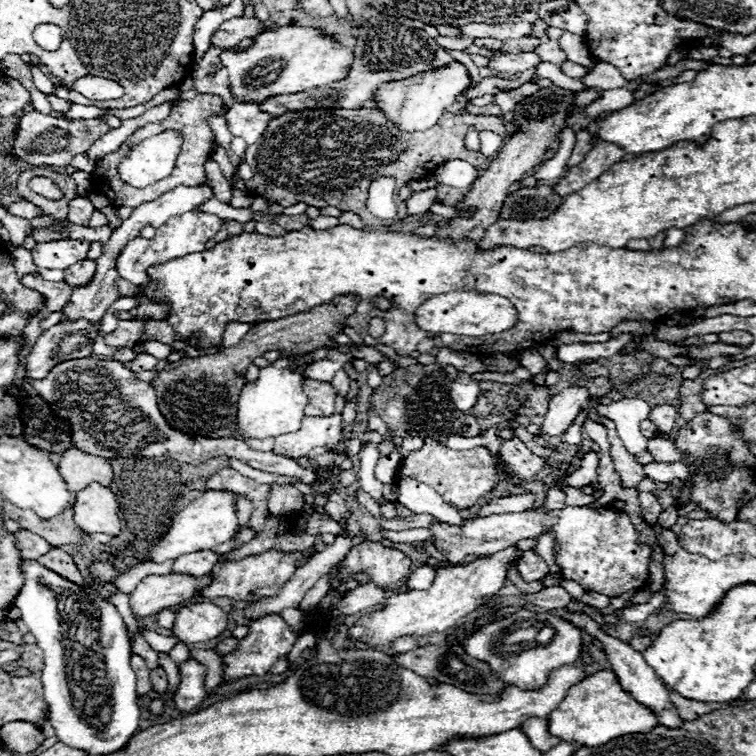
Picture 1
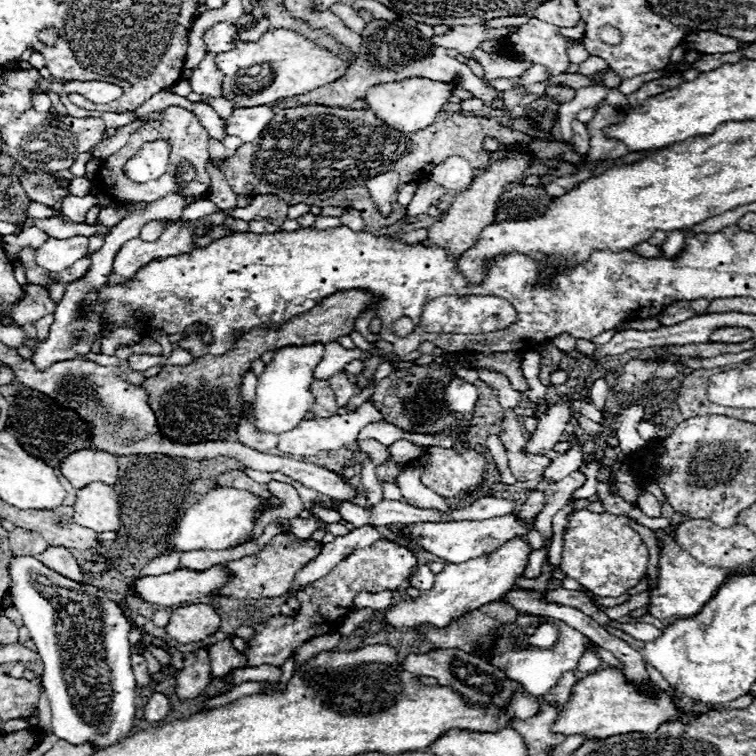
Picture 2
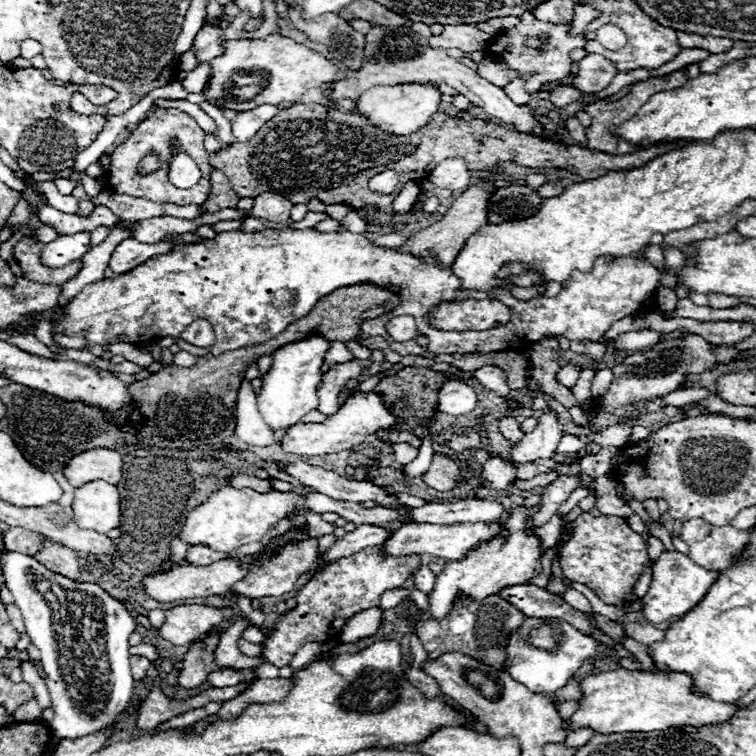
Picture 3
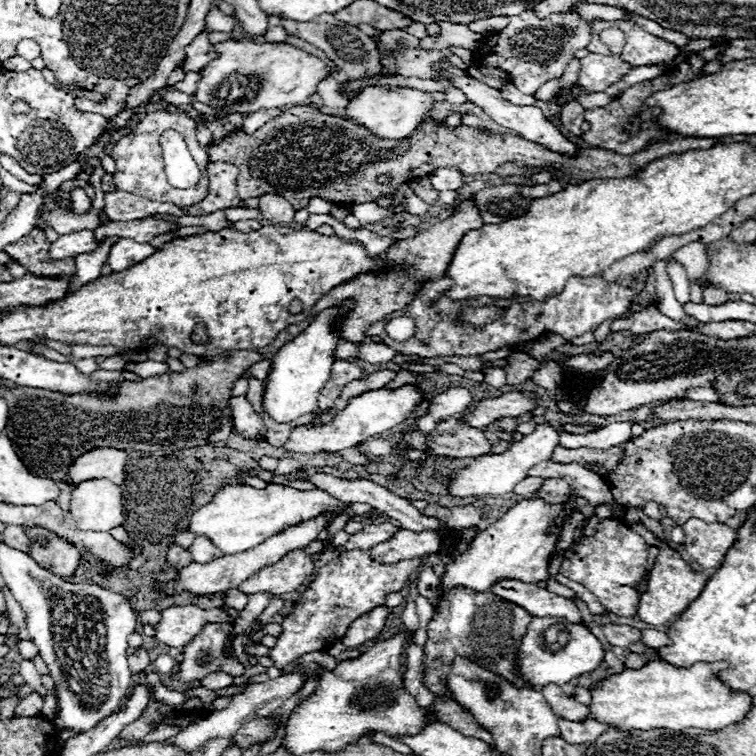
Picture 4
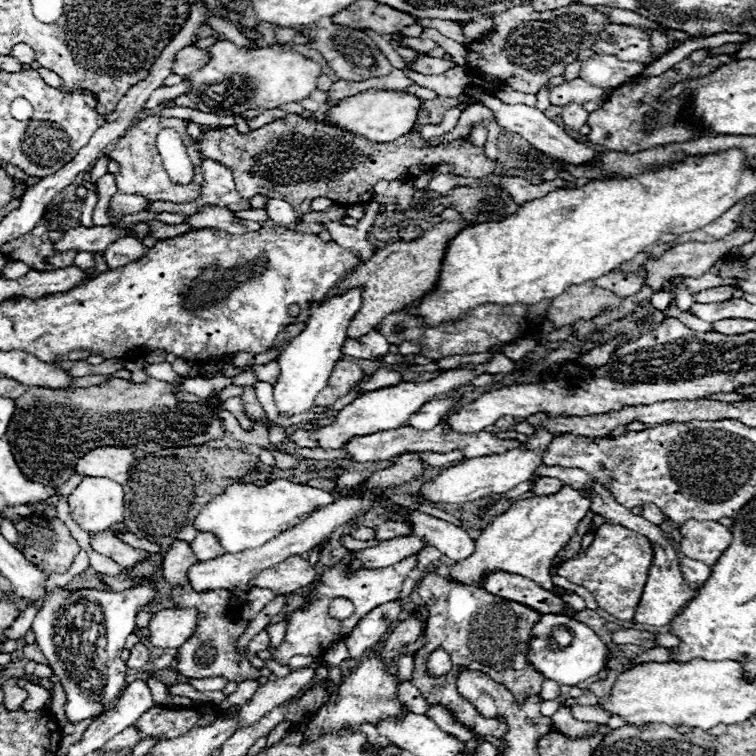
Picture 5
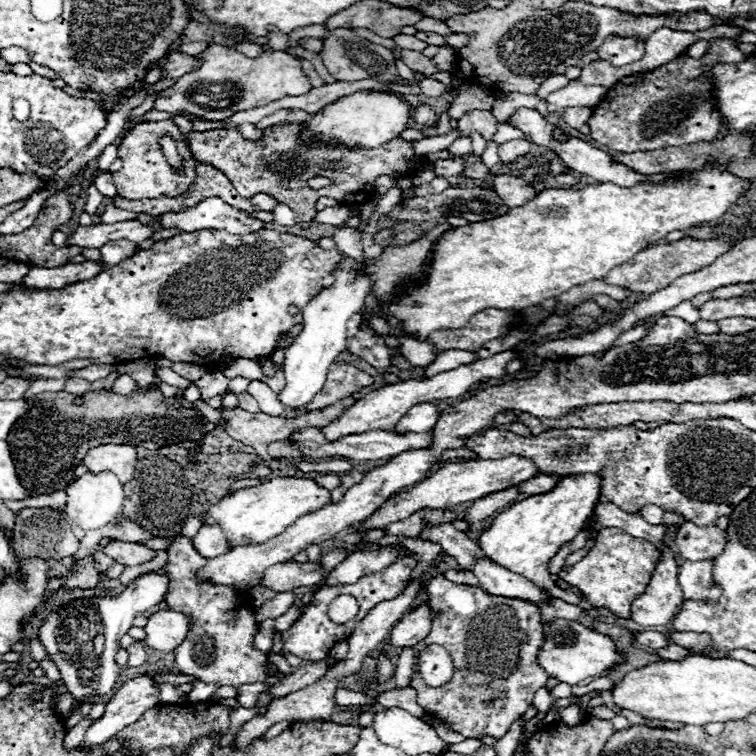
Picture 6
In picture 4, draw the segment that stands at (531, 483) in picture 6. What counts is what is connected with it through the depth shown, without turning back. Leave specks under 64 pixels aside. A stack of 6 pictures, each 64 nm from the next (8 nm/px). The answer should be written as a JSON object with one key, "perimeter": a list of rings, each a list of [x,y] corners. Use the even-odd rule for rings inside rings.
{"perimeter":[[[544,480],[544,484],[538,490],[538,496],[550,504],[562,502],[566,500],[566,496],[572,492],[570,484],[566,484],[564,480]]]}

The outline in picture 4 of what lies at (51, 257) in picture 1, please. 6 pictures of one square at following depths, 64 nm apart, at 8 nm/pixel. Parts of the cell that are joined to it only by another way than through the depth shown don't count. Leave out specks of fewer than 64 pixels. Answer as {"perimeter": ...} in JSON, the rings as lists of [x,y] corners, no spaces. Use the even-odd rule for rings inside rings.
{"perimeter":[[[80,230],[60,236],[56,242],[50,244],[50,256],[54,260],[62,260],[68,256],[78,256],[84,252],[96,250],[104,240],[94,238],[94,230]]]}

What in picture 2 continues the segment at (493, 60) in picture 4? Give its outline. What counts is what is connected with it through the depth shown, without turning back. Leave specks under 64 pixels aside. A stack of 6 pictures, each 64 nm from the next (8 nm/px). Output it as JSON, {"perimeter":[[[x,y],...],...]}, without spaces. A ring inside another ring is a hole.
{"perimeter":[[[530,18],[518,28],[516,34],[502,40],[508,44],[508,52],[514,60],[530,60],[532,64],[542,64],[550,76],[564,74],[570,66],[566,46],[568,38],[560,34],[558,26],[544,24]]]}

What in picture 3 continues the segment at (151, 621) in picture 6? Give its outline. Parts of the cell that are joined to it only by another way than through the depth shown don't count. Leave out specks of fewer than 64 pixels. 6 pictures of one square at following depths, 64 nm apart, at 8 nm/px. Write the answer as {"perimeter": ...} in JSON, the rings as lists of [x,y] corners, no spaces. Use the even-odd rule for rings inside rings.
{"perimeter":[[[204,604],[176,606],[164,612],[166,620],[158,628],[160,636],[174,646],[188,646],[198,636],[232,618],[230,608],[210,608]]]}

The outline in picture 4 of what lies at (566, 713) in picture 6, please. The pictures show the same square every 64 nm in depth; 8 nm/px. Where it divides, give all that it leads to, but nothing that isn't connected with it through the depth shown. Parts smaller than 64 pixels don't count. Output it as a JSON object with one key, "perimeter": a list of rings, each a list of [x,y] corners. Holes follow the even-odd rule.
{"perimeter":[[[558,718],[558,728],[564,740],[570,744],[584,744],[584,742],[594,742],[600,734],[604,734],[610,725],[596,722],[596,720],[584,720],[584,722],[572,722]]]}

